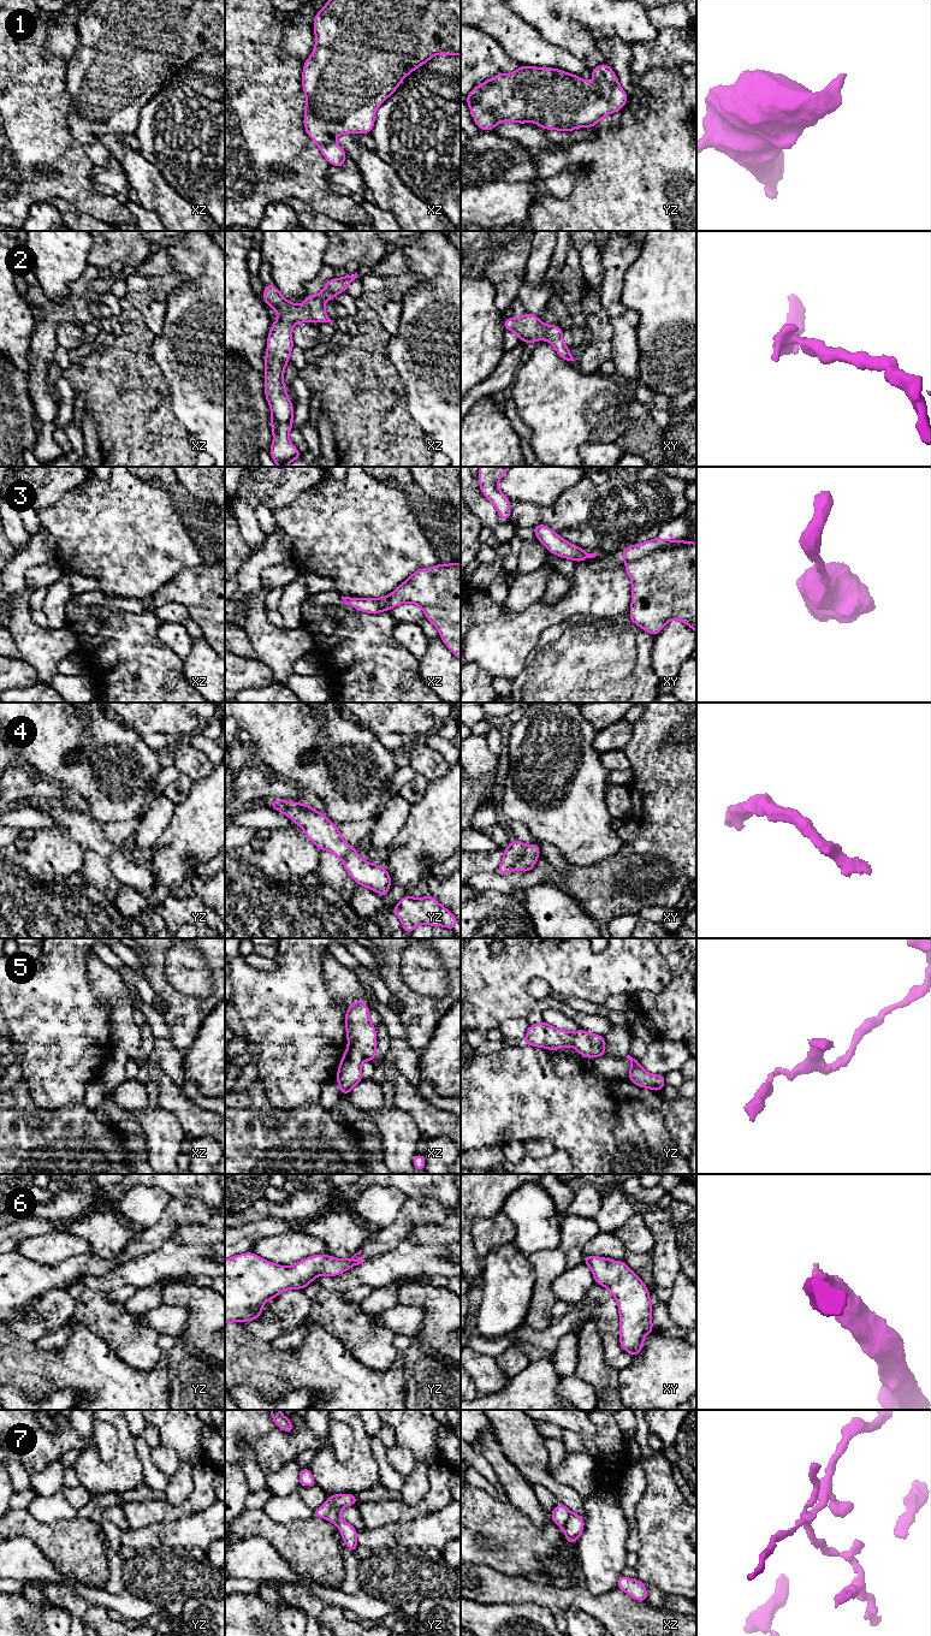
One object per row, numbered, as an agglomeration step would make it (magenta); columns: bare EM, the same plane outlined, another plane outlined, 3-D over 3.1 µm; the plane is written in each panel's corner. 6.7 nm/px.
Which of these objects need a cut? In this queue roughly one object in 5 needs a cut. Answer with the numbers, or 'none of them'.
5, 7

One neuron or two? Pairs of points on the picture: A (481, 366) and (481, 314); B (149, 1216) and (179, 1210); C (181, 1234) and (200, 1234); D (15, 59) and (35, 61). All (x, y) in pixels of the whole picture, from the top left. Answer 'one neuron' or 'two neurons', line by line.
A: one neuron
B: two neurons
C: one neuron
D: one neuron

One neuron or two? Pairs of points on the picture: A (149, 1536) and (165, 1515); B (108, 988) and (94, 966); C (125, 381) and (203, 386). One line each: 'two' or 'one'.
A: two
B: one
C: two

